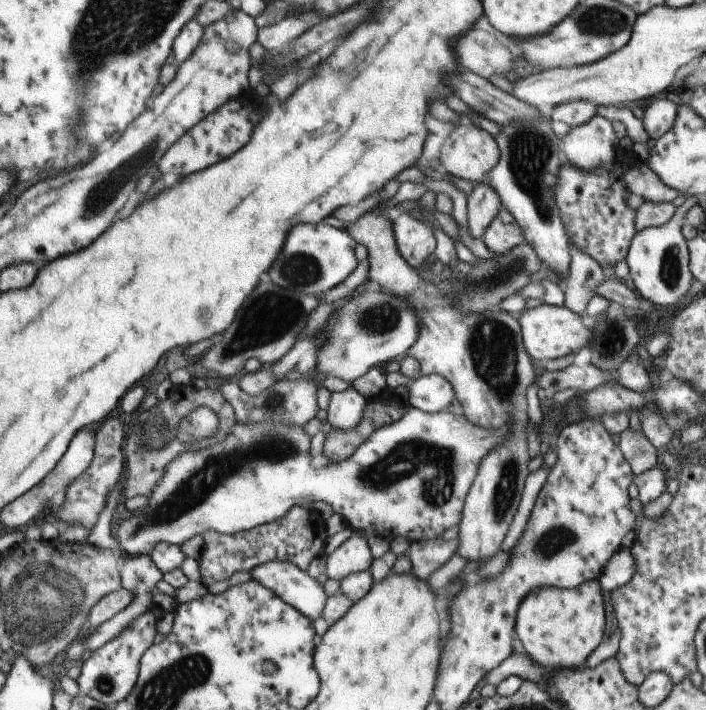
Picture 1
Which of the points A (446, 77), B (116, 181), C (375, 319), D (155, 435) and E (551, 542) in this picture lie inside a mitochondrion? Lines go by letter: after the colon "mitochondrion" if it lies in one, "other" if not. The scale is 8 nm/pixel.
A: other
B: mitochondrion
C: mitochondrion
D: mitochondrion
E: mitochondrion

